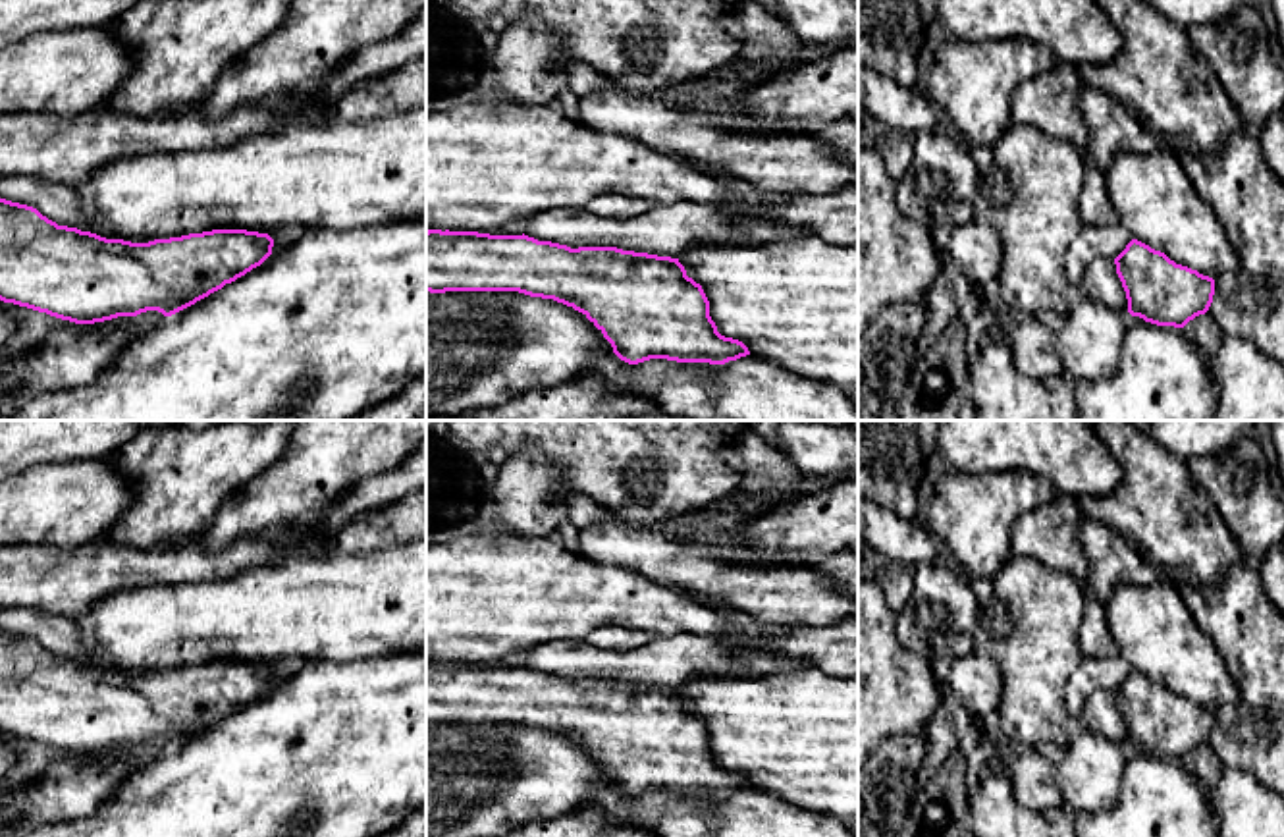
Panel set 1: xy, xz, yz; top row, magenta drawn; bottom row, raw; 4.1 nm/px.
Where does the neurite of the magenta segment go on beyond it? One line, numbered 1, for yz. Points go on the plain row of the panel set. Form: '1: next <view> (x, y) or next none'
1: next none

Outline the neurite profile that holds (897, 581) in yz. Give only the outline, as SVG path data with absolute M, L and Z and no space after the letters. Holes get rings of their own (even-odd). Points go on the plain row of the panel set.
M871 559L866 573L873 575L885 604L895 615L898 615L914 594L914 567Z

